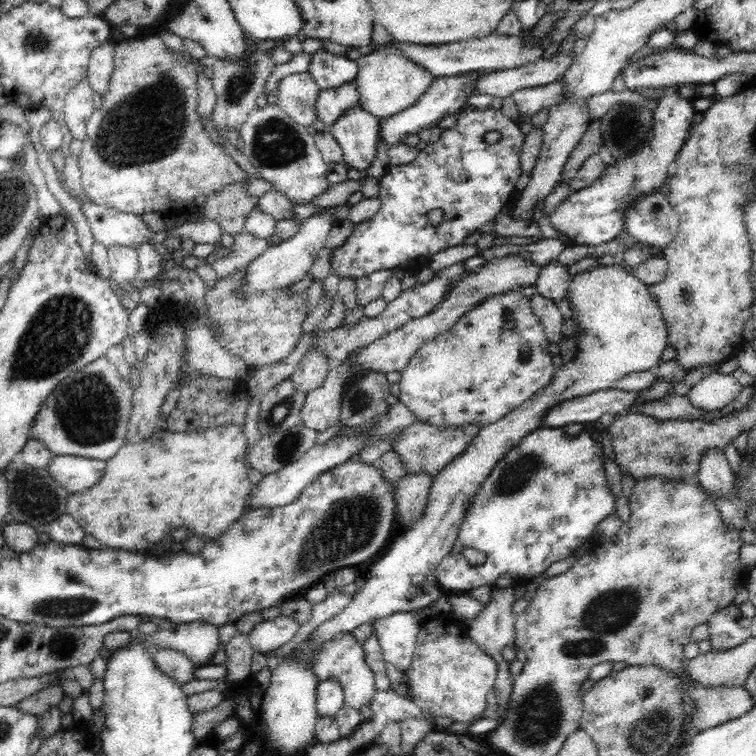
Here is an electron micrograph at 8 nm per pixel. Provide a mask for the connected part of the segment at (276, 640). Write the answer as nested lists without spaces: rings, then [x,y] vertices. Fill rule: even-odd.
[[[284,615],[260,622],[248,634],[254,652],[268,654],[272,650],[284,646],[286,642],[290,642],[296,636],[300,625],[294,616]]]

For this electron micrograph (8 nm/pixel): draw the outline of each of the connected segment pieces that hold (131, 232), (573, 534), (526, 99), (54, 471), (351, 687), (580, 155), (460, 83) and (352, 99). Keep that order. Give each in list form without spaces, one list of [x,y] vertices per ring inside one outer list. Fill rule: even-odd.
[[[83,195],[79,201],[82,214],[88,221],[90,231],[94,240],[102,245],[108,246],[128,246],[132,249],[138,249],[140,245],[149,242],[152,239],[153,232],[142,221],[140,214],[126,214],[117,210],[105,207],[88,200],[88,197]]]
[[[542,426],[538,430],[534,430],[530,434],[526,434],[524,438],[520,439],[520,442],[516,446],[512,446],[512,450],[504,455],[504,458],[500,459],[500,462],[492,469],[492,472],[485,478],[484,482],[480,485],[480,488],[476,491],[473,498],[472,505],[468,508],[468,512],[465,514],[463,521],[461,522],[456,540],[450,549],[450,552],[440,561],[437,566],[436,578],[440,588],[447,594],[451,593],[468,593],[473,588],[478,586],[492,585],[496,579],[500,576],[509,574],[514,577],[514,580],[518,580],[521,584],[529,581],[533,577],[542,575],[544,571],[554,562],[558,560],[564,560],[568,556],[572,556],[576,553],[576,549],[580,548],[588,539],[591,538],[592,532],[595,532],[596,525],[608,516],[610,512],[615,510],[614,495],[608,487],[606,481],[606,473],[604,472],[603,459],[605,454],[603,453],[600,444],[596,443],[592,439],[590,433],[587,433],[586,429],[582,430],[576,435],[566,434],[561,427],[548,428]],[[463,548],[476,548],[476,550],[482,550],[486,553],[486,560],[483,564],[470,565],[464,555],[462,555]]]
[[[564,77],[550,84],[517,90],[511,94],[523,116],[534,116],[542,108],[552,108],[564,98]]]
[[[54,454],[46,470],[69,494],[76,494],[76,492],[84,492],[96,486],[96,482],[104,474],[104,466],[106,466],[106,461]]]
[[[344,633],[331,641],[326,641],[311,660],[311,671],[318,682],[326,678],[335,678],[343,690],[343,705],[360,712],[363,707],[372,705],[372,698],[377,691],[375,678],[370,665],[364,659],[363,644],[352,633]]]
[[[594,118],[591,120],[584,136],[580,138],[580,142],[576,144],[576,148],[568,157],[568,160],[563,166],[559,184],[569,184],[569,182],[576,176],[576,172],[589,156],[592,156],[598,150],[602,149],[602,135],[600,134],[601,118]]]
[[[471,72],[453,77],[434,79],[430,88],[410,108],[386,117],[380,122],[379,137],[390,148],[390,146],[404,143],[404,138],[408,134],[418,135],[421,128],[434,127],[439,122],[442,122],[447,115],[454,116],[454,114],[458,114],[466,107],[466,100],[476,93],[474,90],[476,90],[476,82],[480,80],[480,76],[482,76],[482,72]]]
[[[355,80],[346,82],[342,86],[320,90],[315,102],[317,119],[325,125],[334,124],[352,107],[361,107]]]

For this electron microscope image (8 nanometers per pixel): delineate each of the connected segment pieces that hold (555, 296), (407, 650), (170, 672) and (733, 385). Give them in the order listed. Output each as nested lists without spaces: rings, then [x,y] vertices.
[[[551,261],[541,268],[534,286],[536,286],[538,294],[559,302],[567,298],[572,277],[568,274],[567,266]]]
[[[400,611],[373,622],[384,660],[405,671],[416,648],[416,638],[424,619],[414,611]]]
[[[160,649],[154,651],[156,667],[166,675],[172,677],[179,685],[186,684],[194,679],[194,671],[197,669],[192,665],[186,654],[174,649]]]
[[[716,372],[696,383],[687,397],[696,408],[714,412],[730,404],[743,388],[733,374]]]

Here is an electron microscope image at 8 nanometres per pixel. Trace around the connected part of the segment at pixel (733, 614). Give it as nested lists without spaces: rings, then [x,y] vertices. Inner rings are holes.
[[[734,603],[714,612],[706,626],[714,651],[730,650],[752,637],[751,619],[746,618]]]

